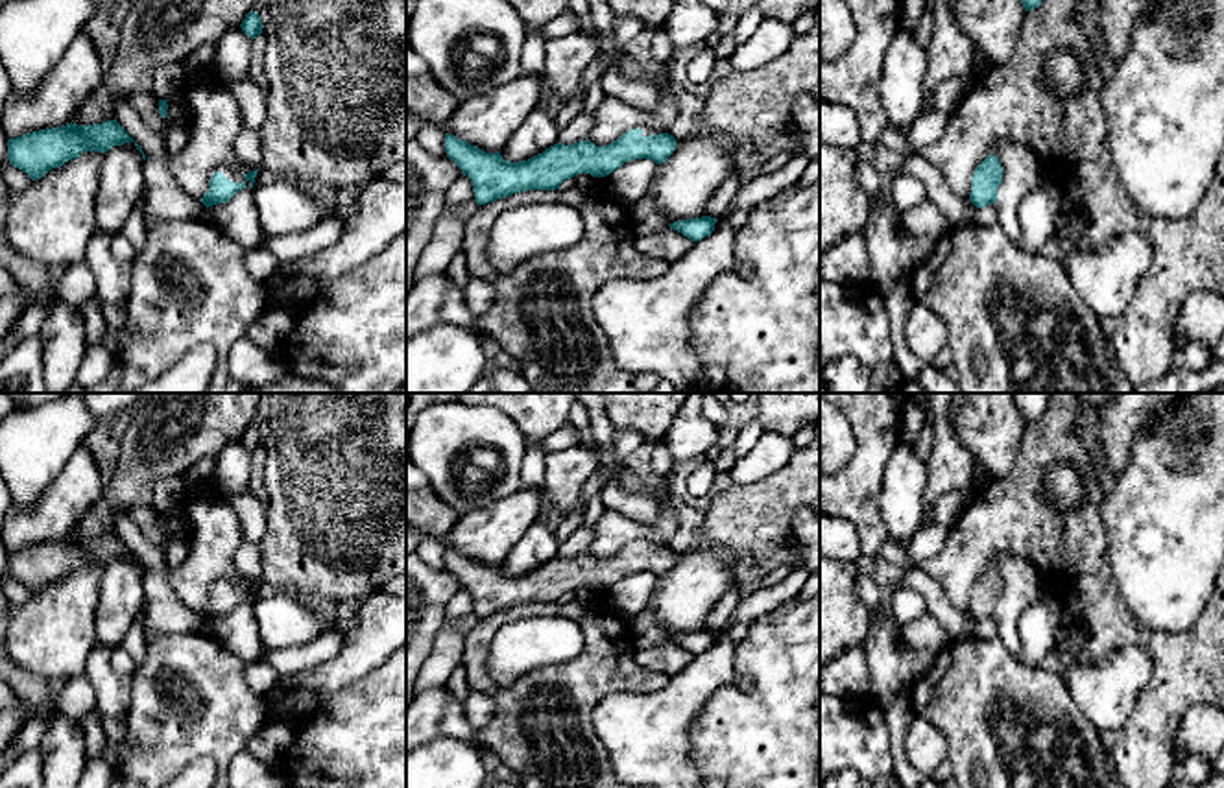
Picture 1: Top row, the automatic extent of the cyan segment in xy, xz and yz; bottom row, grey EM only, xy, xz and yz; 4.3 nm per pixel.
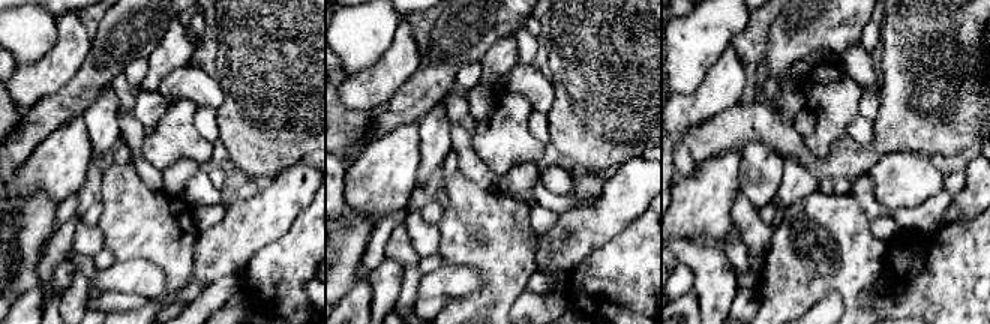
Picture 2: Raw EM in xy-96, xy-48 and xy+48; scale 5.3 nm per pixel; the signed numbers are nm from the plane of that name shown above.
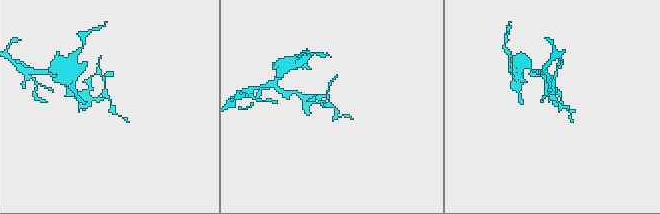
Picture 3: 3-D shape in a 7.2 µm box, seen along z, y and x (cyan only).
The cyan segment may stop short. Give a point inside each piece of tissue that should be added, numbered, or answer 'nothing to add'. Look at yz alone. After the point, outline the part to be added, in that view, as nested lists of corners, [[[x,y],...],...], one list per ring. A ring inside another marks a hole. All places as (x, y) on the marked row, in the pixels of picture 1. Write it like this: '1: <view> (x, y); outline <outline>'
nothing to add

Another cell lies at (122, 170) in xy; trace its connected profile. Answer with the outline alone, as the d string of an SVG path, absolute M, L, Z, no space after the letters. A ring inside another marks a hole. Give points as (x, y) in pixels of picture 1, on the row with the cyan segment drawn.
M135 142L105 151L96 190L98 231L118 234L137 207L142 188L144 159Z

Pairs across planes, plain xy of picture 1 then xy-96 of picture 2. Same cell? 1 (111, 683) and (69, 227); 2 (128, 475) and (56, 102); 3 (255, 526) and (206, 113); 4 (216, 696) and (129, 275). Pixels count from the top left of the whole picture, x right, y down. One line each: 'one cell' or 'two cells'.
1: two cells
2: one cell
3: two cells
4: two cells

